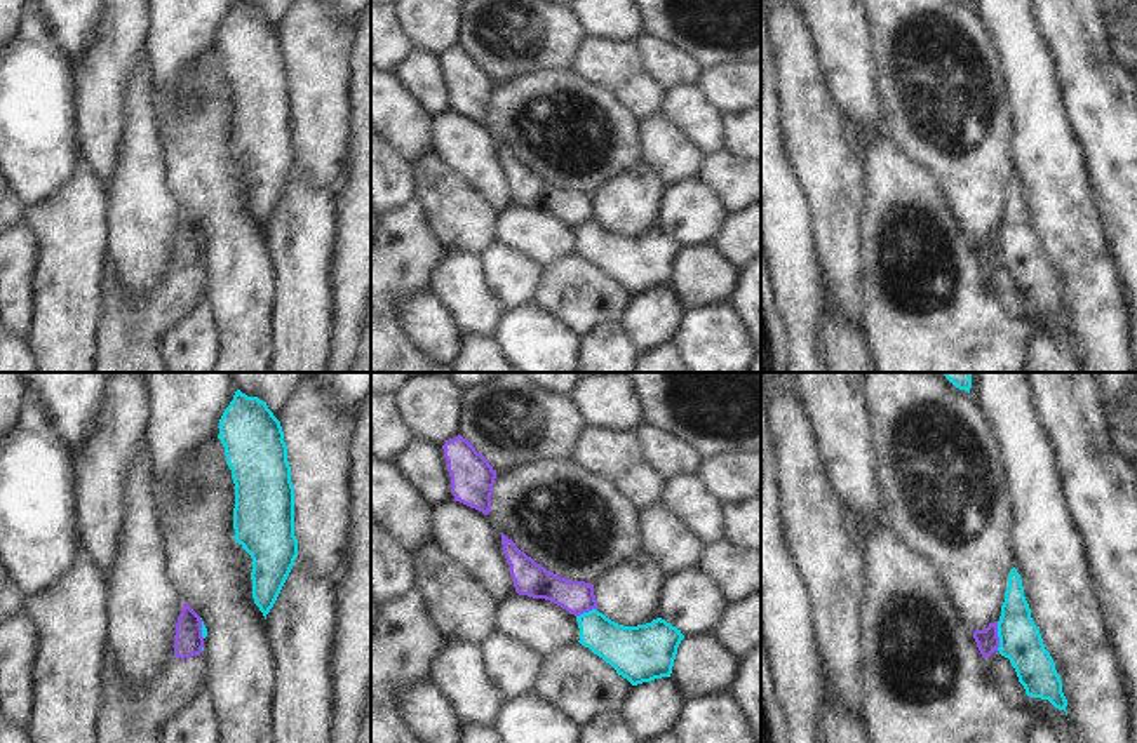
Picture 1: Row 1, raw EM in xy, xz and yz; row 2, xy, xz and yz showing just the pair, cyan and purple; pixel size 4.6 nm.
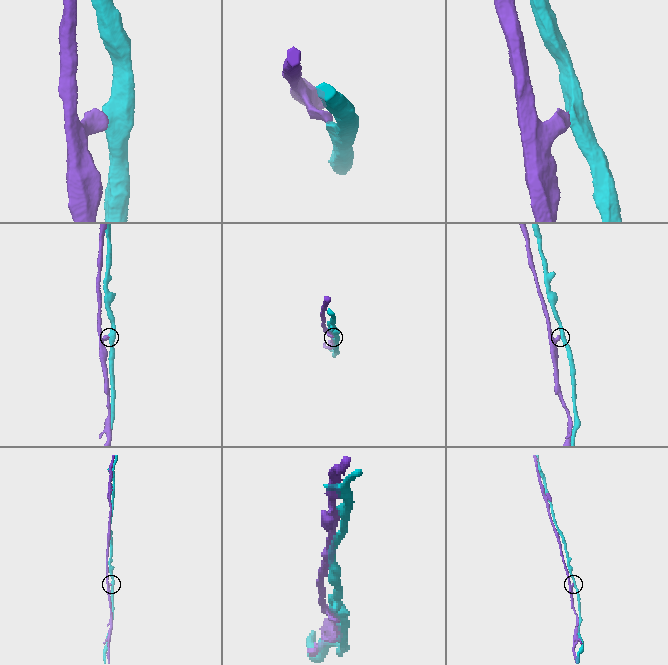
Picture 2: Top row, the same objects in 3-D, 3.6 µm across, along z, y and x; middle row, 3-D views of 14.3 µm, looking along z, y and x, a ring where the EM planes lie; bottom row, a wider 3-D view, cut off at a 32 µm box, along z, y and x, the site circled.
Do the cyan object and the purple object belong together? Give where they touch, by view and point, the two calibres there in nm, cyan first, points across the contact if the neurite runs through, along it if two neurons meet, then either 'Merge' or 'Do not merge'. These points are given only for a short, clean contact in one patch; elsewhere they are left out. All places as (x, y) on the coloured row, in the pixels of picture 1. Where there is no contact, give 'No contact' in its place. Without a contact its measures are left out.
Touches cyan at yz (998, 635). Thickness 190 nm (cyan) against 110 nm. Boundary: yz (996, 622), (998, 649). Do not merge.

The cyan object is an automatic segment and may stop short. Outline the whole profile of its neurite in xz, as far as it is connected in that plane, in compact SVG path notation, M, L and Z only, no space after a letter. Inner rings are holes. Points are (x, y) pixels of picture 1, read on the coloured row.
M597 609L576 616L580 644L609 663L632 686L670 677L684 635L662 618L623 626Z

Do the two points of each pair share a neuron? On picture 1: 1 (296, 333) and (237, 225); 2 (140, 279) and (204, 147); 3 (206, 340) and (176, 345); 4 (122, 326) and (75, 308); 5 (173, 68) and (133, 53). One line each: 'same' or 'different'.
1: different
2: different
3: same
4: different
5: different

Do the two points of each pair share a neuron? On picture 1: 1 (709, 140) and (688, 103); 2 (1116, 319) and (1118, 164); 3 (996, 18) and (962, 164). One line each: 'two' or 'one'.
1: one
2: two
3: two

